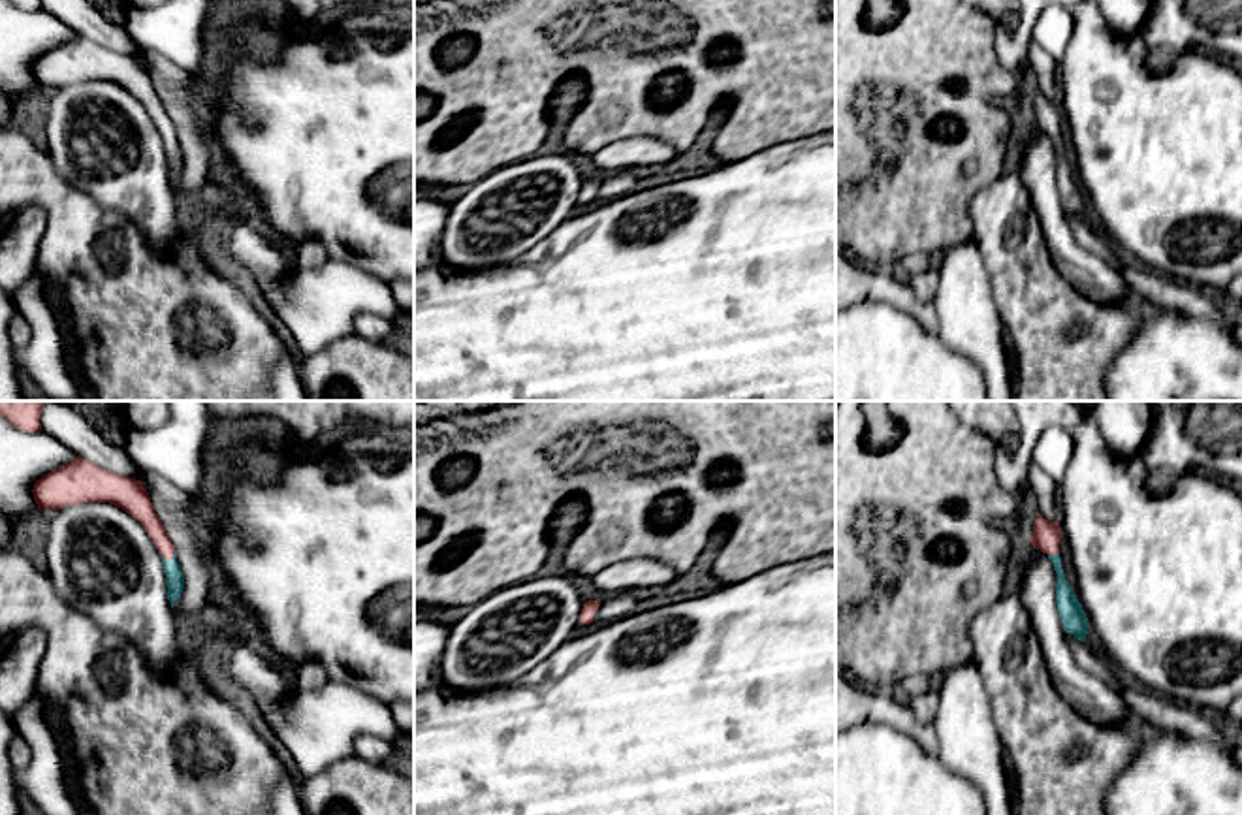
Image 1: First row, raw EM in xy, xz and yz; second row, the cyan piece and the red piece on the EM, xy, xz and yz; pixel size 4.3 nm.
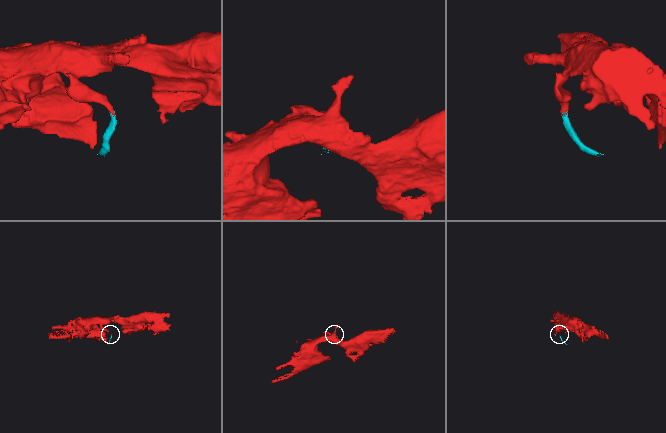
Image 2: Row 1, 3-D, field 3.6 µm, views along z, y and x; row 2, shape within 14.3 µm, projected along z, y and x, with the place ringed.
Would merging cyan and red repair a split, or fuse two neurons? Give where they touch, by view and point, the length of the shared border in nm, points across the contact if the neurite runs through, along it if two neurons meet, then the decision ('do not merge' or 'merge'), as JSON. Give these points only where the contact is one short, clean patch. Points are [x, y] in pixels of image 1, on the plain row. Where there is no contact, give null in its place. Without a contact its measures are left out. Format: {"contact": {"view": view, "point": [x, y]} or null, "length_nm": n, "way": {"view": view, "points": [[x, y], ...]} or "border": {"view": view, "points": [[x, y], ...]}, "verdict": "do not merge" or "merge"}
{"contact": {"view": "xy", "point": [166, 138]}, "length_nm": 70, "way": {"view": "xy", "points": [[172, 147], [166, 138], [166, 127], [142, 87]]}, "verdict": "merge"}

